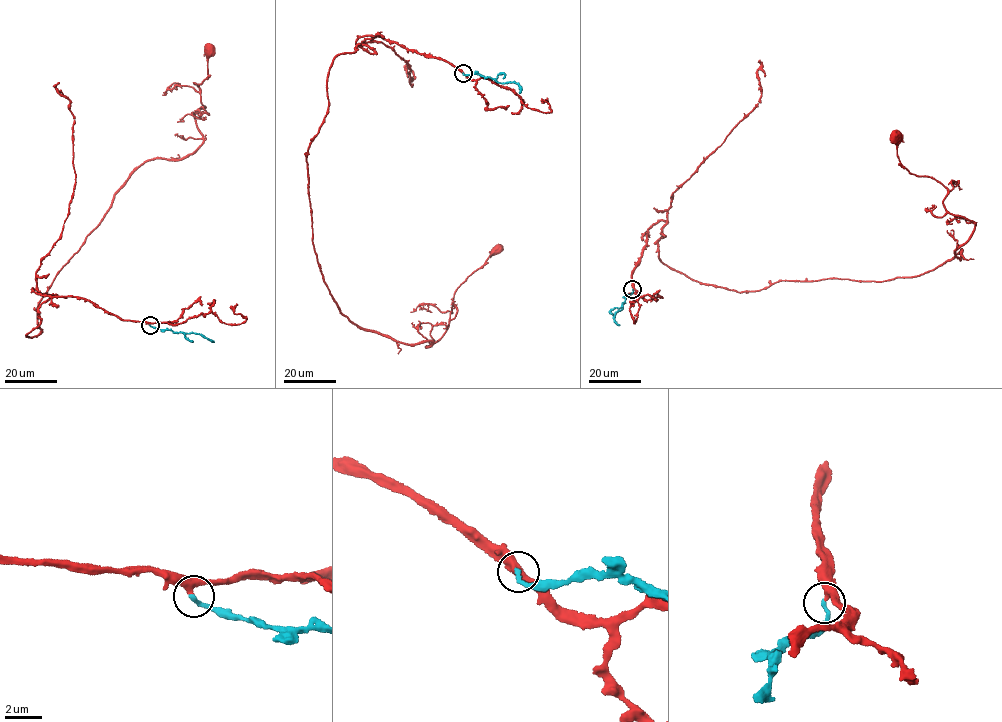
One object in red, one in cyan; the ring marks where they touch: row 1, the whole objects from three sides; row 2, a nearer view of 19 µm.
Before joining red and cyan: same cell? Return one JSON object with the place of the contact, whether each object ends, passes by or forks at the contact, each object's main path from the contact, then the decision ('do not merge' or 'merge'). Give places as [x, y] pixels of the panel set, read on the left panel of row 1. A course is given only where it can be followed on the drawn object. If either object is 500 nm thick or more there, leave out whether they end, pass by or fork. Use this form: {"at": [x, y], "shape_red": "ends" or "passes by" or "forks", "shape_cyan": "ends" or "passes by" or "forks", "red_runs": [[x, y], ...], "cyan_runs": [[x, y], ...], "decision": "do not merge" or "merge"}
{"at": [150, 325], "shape_red": "passes by", "shape_cyan": "ends", "red_runs": [[150, 325], [33, 289], [54, 295], [26, 336], [127, 178], [203, 142], [193, 84], [209, 50]], "cyan_runs": [[150, 325], [204, 336], [212, 342]], "decision": "merge"}

